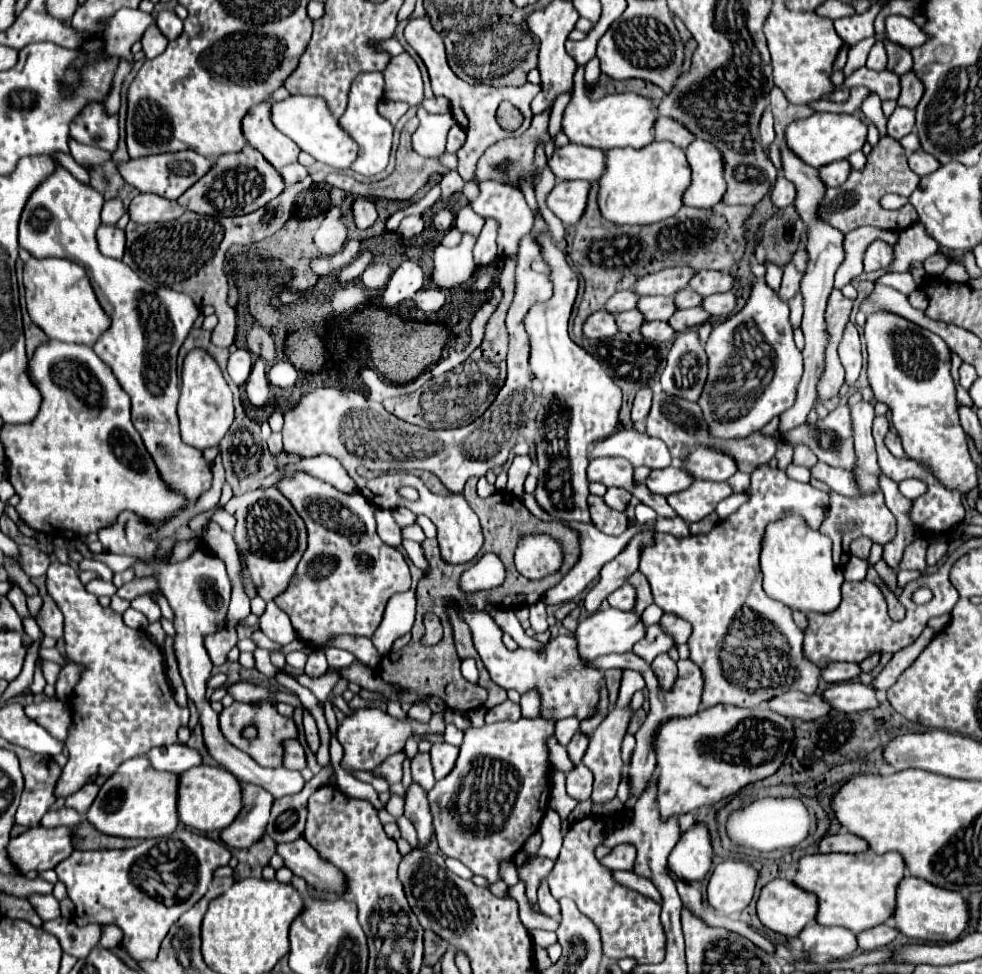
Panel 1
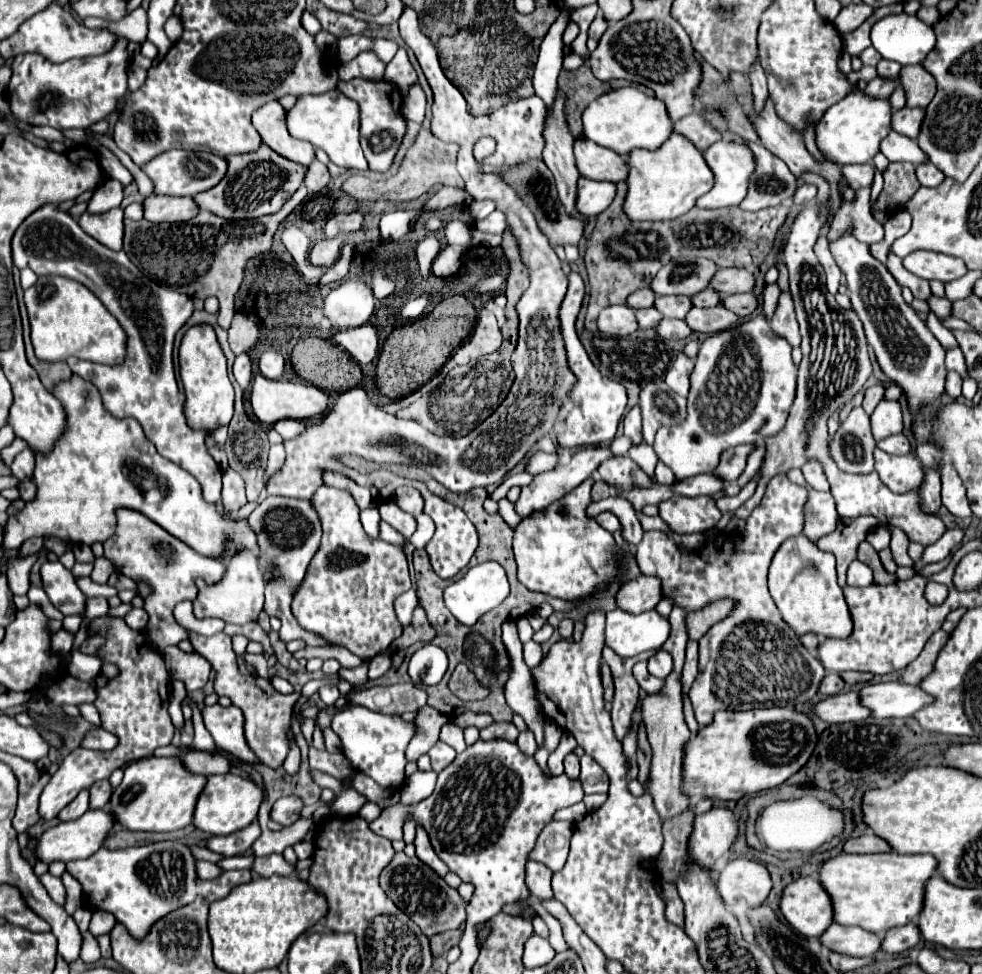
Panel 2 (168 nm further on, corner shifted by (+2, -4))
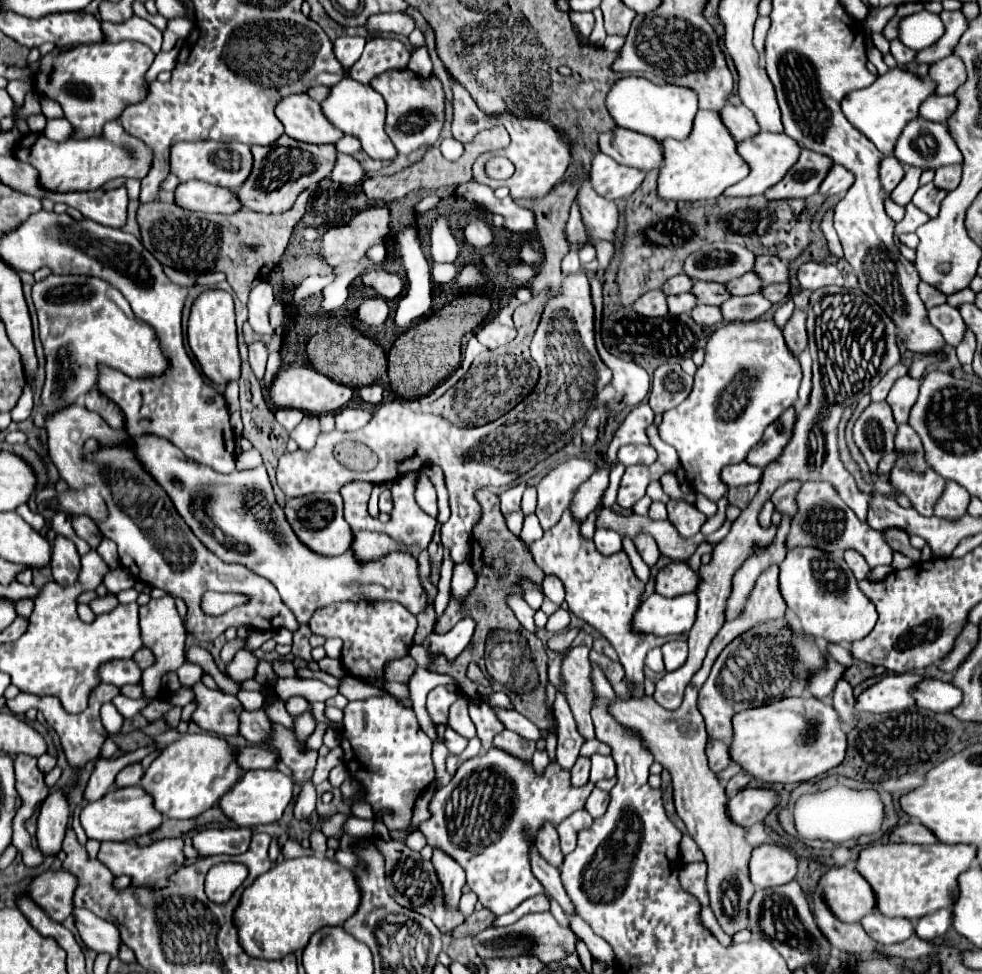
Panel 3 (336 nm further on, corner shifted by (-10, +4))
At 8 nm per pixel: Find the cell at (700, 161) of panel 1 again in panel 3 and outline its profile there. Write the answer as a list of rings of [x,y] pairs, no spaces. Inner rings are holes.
[[[760,131],[760,135],[754,135],[750,139],[744,139],[736,145],[738,155],[746,161],[746,165],[750,167],[750,173],[746,179],[742,179],[740,183],[736,183],[734,187],[728,187],[724,191],[726,197],[752,197],[752,195],[762,195],[768,187],[772,187],[774,183],[778,183],[778,179],[782,179],[782,175],[796,163],[800,149],[796,145],[794,139],[786,137],[784,133],[766,133]]]

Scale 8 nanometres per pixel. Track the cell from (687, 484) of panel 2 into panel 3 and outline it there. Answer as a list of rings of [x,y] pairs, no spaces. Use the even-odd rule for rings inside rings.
[[[736,463],[736,465],[728,465],[722,469],[722,481],[728,487],[740,487],[740,485],[750,485],[754,481],[760,481],[762,477],[762,469],[748,465],[748,463]]]

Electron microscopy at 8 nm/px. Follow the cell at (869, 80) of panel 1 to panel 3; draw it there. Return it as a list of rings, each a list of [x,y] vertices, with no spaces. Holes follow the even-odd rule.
[[[894,39],[894,41],[892,41],[890,53],[892,53],[892,57],[898,61],[898,65],[900,65],[900,67],[902,67],[902,65],[906,65],[906,63],[910,63],[910,59],[914,59],[914,55],[916,55],[916,51],[910,51],[910,49],[908,49],[908,47],[904,47],[898,39]]]

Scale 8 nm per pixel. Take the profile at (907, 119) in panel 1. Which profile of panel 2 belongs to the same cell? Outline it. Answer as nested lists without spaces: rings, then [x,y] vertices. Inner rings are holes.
[[[902,107],[900,111],[896,111],[892,115],[892,129],[910,137],[910,139],[916,139],[920,133],[920,125],[922,125],[924,115],[926,115],[926,109]]]

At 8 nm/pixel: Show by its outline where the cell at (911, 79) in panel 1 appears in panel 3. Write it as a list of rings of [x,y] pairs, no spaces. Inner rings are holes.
[[[950,55],[930,65],[928,77],[936,83],[936,95],[952,95],[966,81],[966,69],[958,57]]]

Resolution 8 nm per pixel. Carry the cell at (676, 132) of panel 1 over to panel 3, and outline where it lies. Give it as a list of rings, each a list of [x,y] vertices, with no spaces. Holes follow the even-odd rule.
[[[726,105],[724,109],[720,109],[720,119],[724,123],[724,127],[728,129],[728,133],[736,139],[736,141],[742,141],[742,139],[748,139],[752,135],[756,135],[760,131],[756,119],[754,119],[754,113],[744,107],[744,105]]]

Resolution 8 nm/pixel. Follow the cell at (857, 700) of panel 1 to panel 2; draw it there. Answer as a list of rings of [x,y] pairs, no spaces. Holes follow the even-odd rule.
[[[900,681],[864,685],[860,689],[862,705],[866,705],[874,717],[912,717],[920,707],[926,707],[934,697],[926,695],[920,687],[906,685]]]

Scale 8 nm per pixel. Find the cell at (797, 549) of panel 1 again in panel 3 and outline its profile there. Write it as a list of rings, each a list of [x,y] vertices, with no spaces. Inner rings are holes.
[[[794,547],[780,563],[780,587],[788,609],[800,619],[802,631],[832,643],[864,639],[876,625],[876,607],[862,595],[856,577],[842,557],[832,559],[818,547]]]

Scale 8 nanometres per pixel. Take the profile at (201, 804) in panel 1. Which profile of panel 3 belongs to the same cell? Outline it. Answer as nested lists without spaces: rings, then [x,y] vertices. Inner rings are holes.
[[[258,769],[258,771],[246,771],[230,791],[222,795],[218,801],[218,807],[224,811],[228,819],[232,819],[240,827],[254,827],[254,825],[266,825],[272,821],[278,821],[286,809],[286,805],[292,799],[292,787],[294,781],[280,773],[278,769]]]

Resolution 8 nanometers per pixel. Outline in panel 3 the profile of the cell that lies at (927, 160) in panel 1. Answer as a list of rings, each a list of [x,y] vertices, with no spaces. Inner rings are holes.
[[[948,165],[948,167],[938,167],[936,169],[936,177],[934,177],[934,185],[938,189],[946,189],[952,191],[960,185],[960,175],[962,175],[962,167],[960,165]]]

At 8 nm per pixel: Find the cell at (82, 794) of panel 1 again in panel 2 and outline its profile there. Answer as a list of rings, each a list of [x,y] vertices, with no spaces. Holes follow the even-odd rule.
[[[98,781],[90,787],[90,807],[92,809],[102,809],[110,803],[112,795],[112,785],[110,781]]]

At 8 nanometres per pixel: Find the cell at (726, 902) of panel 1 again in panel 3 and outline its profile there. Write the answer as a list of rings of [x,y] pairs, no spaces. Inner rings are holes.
[[[760,845],[750,857],[750,881],[758,889],[778,887],[794,879],[796,859],[778,845]]]

